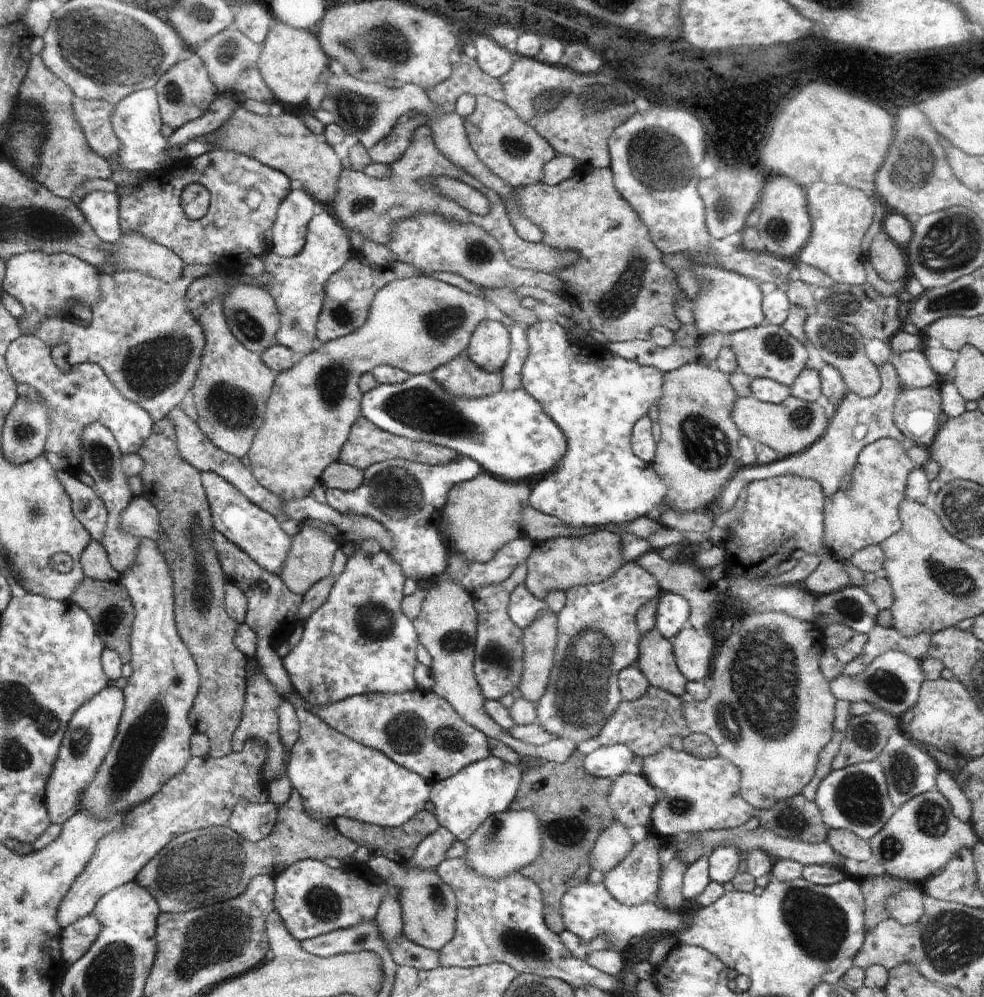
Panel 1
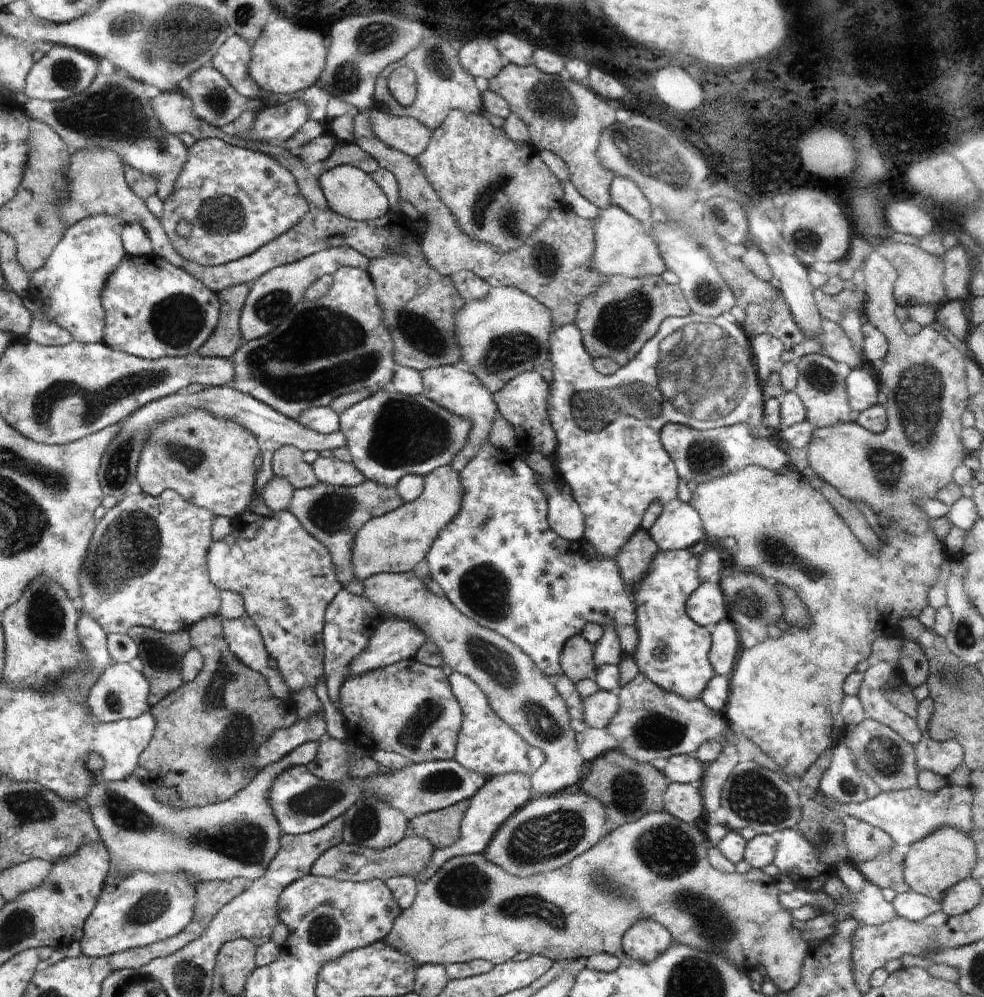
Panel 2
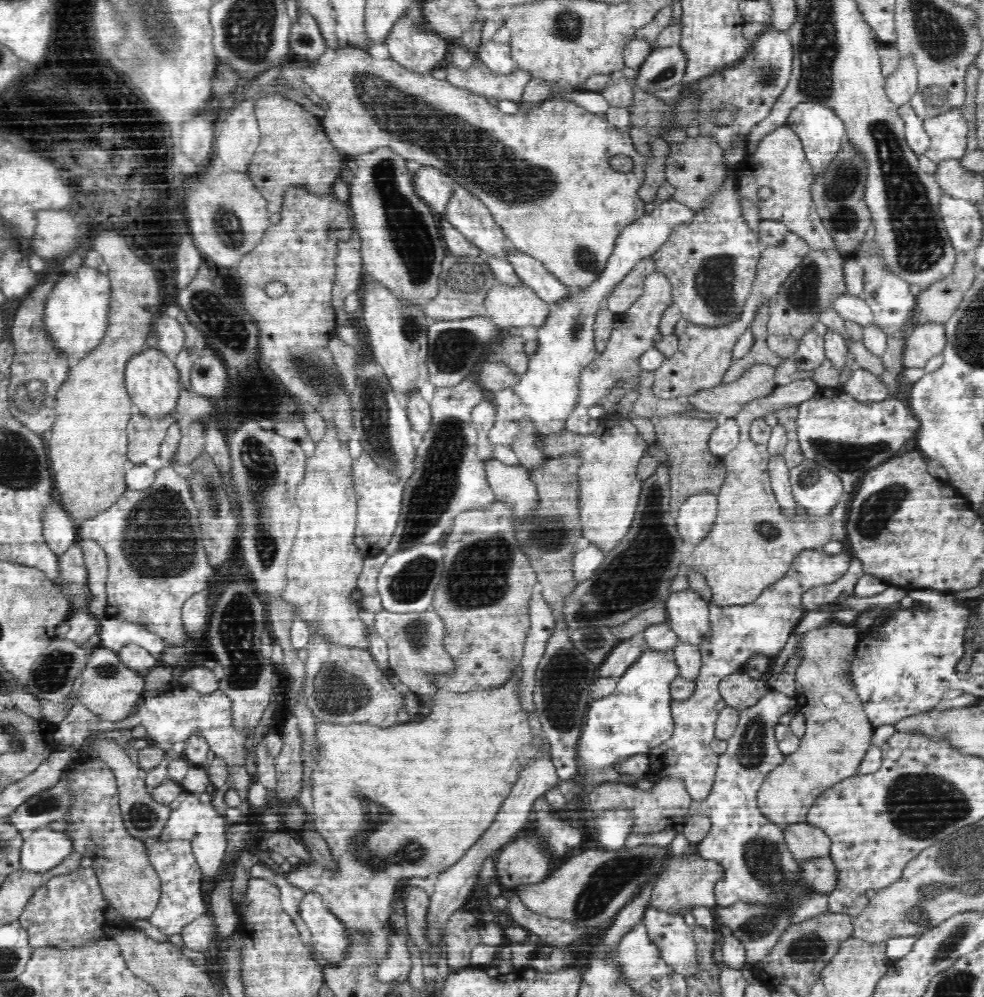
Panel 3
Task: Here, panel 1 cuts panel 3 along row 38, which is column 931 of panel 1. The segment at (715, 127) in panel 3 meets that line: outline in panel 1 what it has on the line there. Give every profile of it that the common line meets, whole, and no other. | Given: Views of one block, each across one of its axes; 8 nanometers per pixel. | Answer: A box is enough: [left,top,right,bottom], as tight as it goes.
[878,728,938,809]

